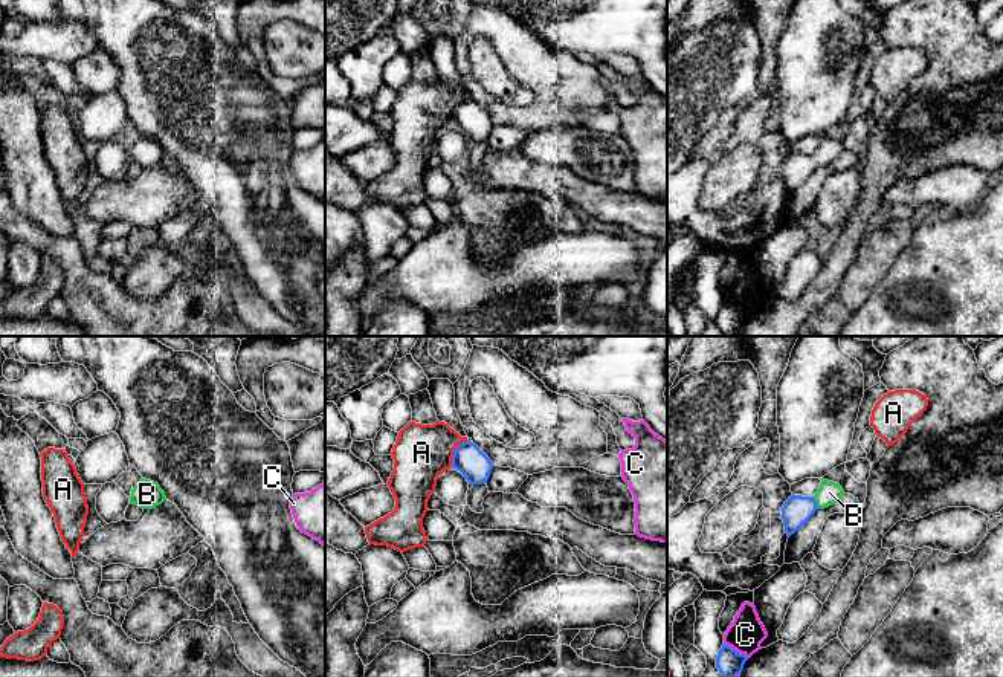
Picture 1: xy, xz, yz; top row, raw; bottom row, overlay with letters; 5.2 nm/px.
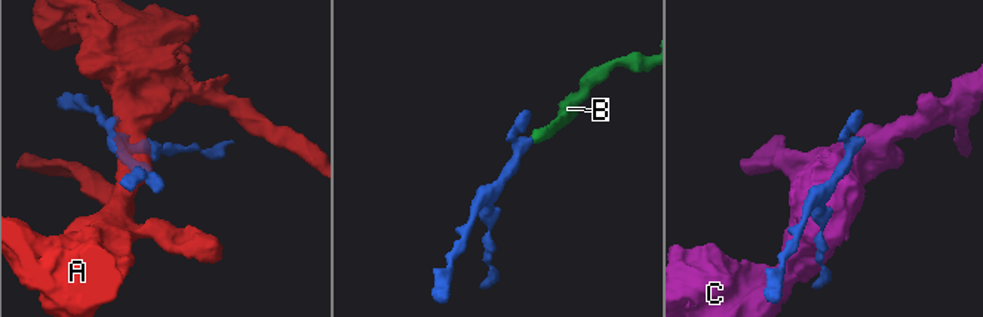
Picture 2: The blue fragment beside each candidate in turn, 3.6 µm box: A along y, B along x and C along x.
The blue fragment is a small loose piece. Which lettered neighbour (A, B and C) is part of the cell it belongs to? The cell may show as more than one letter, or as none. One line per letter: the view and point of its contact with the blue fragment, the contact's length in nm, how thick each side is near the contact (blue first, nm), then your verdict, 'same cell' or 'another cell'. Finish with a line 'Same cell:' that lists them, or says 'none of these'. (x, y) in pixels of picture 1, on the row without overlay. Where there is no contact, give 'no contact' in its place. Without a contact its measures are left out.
A: meets blue in xz at (454, 109); contact 170 nm long; 160 nm thick on the blue side, 300 nm on the other; another cell
B: meets blue in yz at (815, 161); contact 70 nm long; 150 nm thick on the blue side, 120 nm on the other; same cell
C: meets blue in yz at (735, 307); contact 160 nm long; 140 nm thick on the blue side, 190 nm on the other; another cell
Same cell: B

